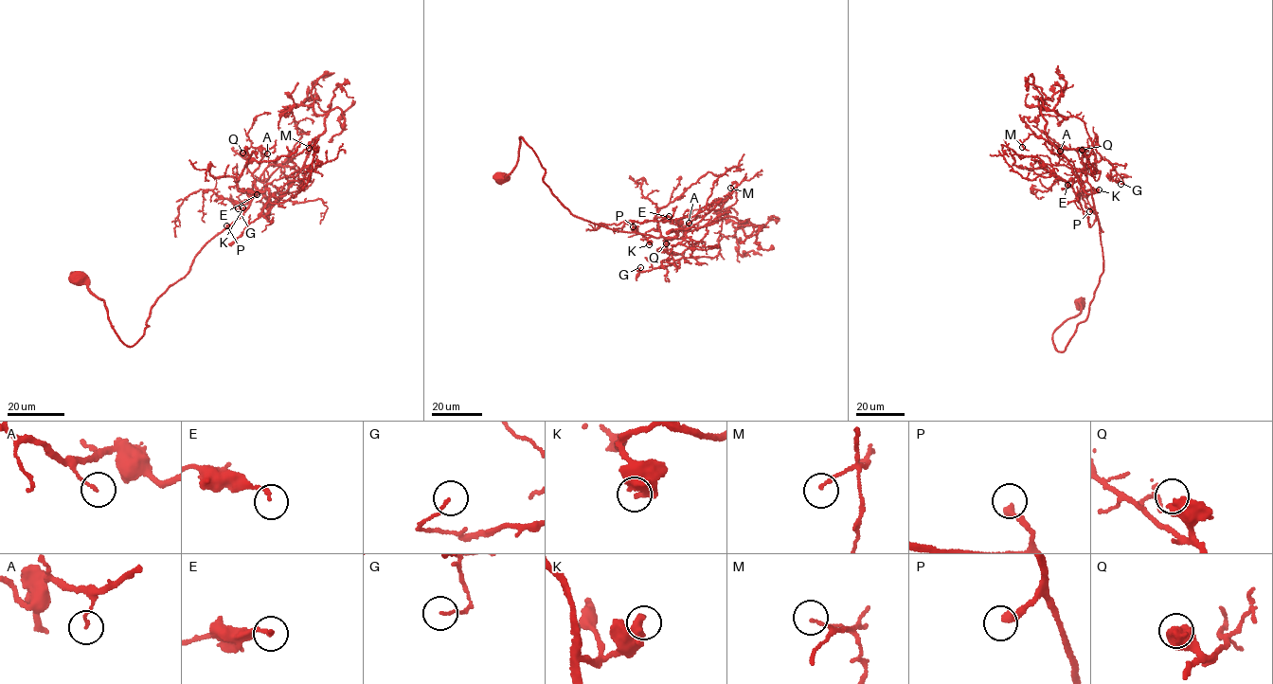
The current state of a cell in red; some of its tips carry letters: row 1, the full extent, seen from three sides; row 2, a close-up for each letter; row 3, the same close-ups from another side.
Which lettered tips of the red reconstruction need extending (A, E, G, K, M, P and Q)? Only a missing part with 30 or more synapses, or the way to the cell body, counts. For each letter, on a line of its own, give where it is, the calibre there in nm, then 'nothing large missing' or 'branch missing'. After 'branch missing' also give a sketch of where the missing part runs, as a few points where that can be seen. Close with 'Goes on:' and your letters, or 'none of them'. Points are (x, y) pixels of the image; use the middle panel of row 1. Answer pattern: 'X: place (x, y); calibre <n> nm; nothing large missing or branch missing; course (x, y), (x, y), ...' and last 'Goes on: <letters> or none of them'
A: place (689, 223); calibre 120 nm; nothing large missing
E: place (669, 216); calibre 150 nm; nothing large missing
G: place (640, 267); calibre 100 nm; nothing large missing
K: place (649, 244); calibre 300 nm; nothing large missing
M: place (730, 188); calibre 130 nm; nothing large missing
P: place (633, 226); calibre 340 nm; branch missing; course (633, 226), (623, 217), (600, 214), (589, 201)
Q: place (666, 243); calibre 650 nm; nothing large missing
Goes on: P

